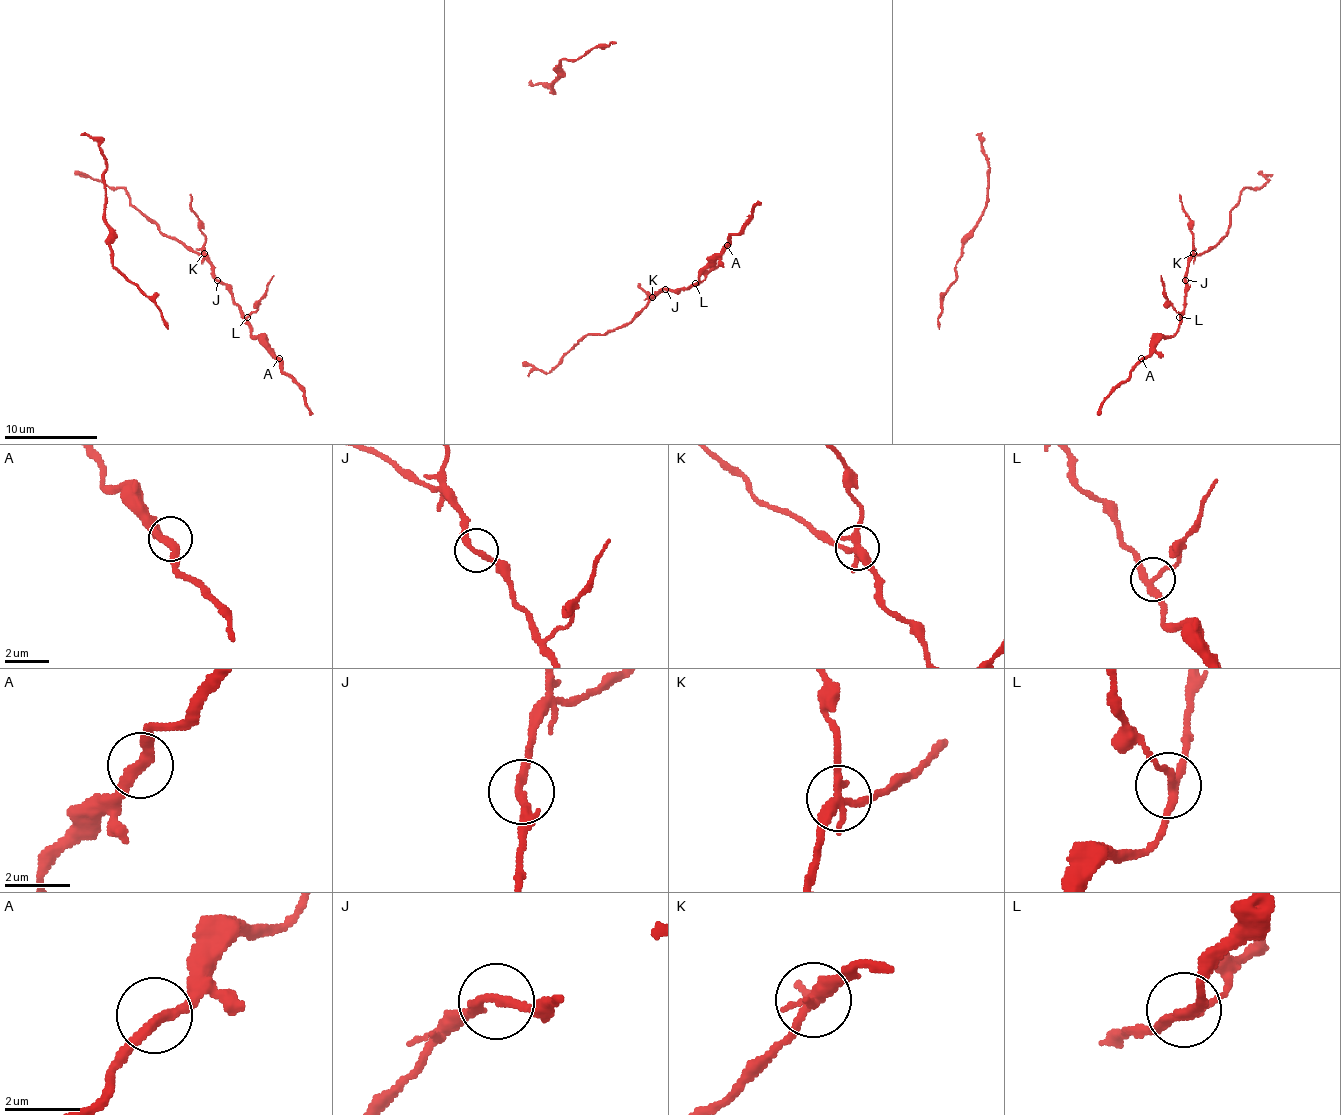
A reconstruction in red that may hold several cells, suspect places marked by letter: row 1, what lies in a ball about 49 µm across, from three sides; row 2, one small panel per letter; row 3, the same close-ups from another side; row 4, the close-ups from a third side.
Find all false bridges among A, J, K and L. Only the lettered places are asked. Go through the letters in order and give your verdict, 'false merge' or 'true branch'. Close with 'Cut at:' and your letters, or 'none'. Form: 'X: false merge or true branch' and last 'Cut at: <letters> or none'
A: true branch
J: true branch
K: false merge
L: false merge
Cut at: K, L

